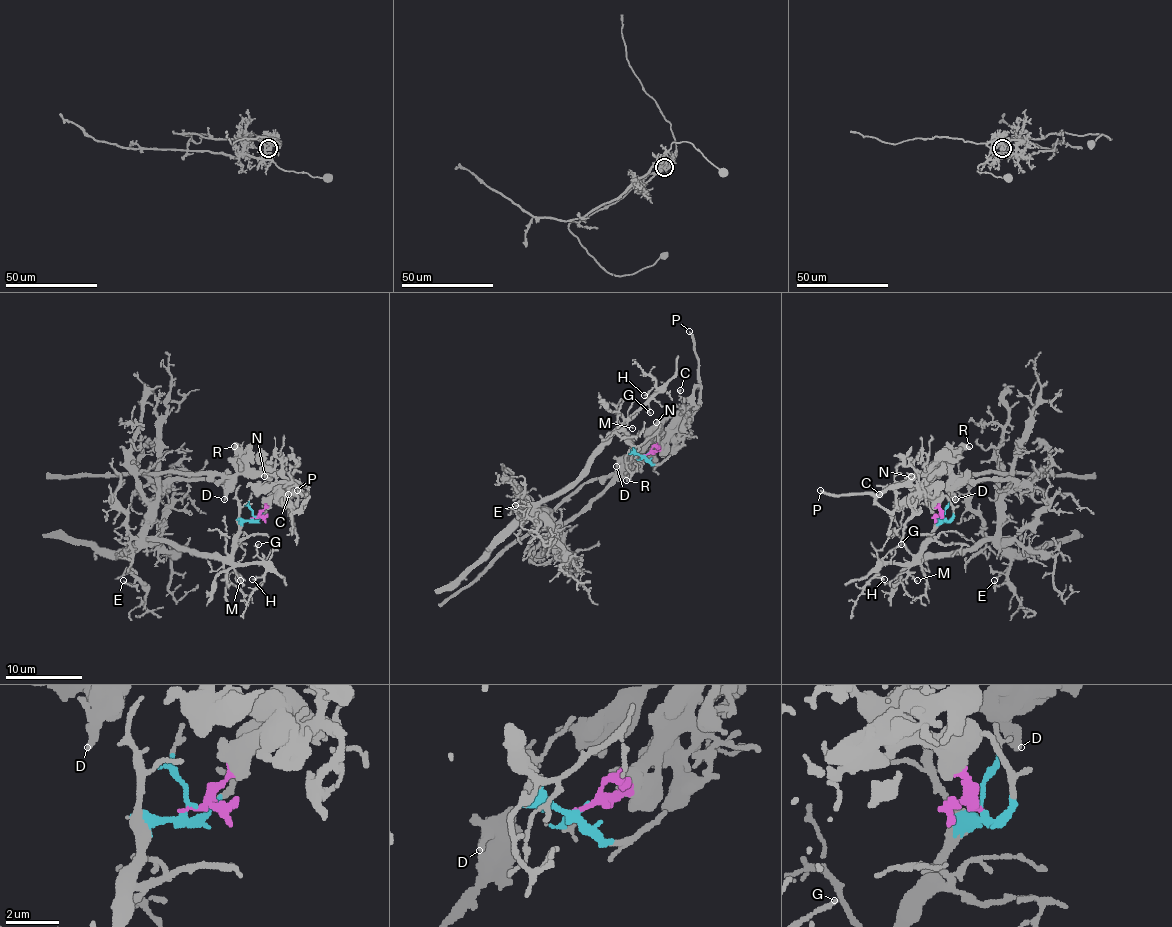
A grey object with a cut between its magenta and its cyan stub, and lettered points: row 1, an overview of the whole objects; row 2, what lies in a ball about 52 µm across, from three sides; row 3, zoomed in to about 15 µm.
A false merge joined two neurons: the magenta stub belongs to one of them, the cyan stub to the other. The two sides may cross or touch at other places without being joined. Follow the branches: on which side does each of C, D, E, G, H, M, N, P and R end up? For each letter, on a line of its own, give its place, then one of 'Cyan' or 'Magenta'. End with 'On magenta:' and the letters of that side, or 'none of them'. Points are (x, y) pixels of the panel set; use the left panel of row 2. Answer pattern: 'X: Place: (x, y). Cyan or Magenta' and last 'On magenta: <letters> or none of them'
C: Place: (288, 494). Magenta
D: Place: (224, 499). Magenta
E: Place: (123, 580). Cyan
G: Place: (258, 544). Cyan
H: Place: (252, 579). Cyan
M: Place: (240, 580). Cyan
N: Place: (264, 476). Magenta
P: Place: (297, 490). Magenta
R: Place: (234, 446). Magenta
On magenta: C, D, N, P, R

